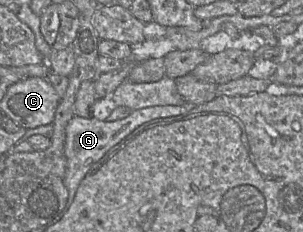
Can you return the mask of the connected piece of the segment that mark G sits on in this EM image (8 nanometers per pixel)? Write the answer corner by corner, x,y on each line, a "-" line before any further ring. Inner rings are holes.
192,104
147,107
132,111
126,118
113,122
100,121
93,117
82,118
74,116
66,127
65,156
67,159
67,171
64,184
68,190
68,198
64,207
64,214
72,204
81,180
113,147
143,124
155,121
156,119
185,115
195,107

